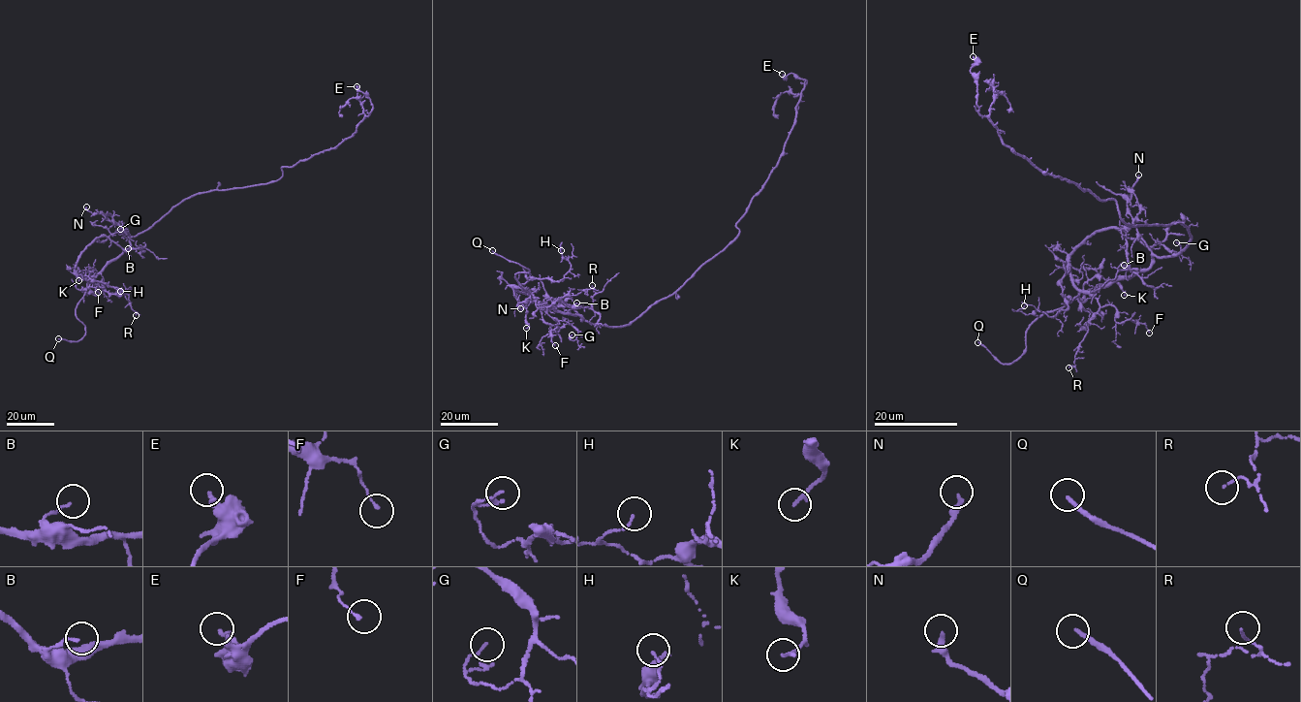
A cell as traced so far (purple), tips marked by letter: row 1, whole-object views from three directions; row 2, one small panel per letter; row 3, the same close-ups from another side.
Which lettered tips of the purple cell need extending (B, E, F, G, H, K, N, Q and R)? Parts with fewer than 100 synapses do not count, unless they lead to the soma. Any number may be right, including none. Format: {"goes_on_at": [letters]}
{"goes_on_at": ["Q"]}

